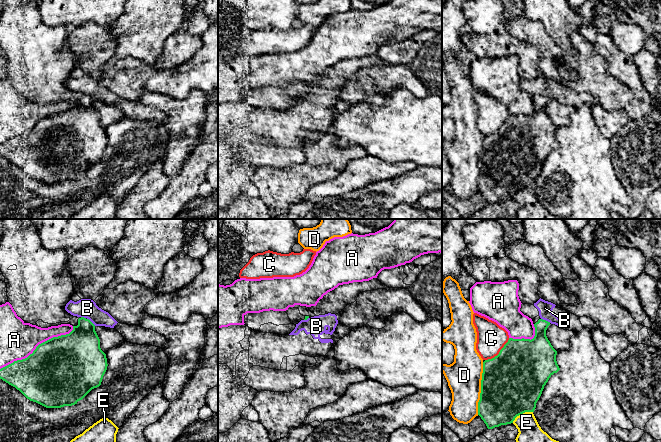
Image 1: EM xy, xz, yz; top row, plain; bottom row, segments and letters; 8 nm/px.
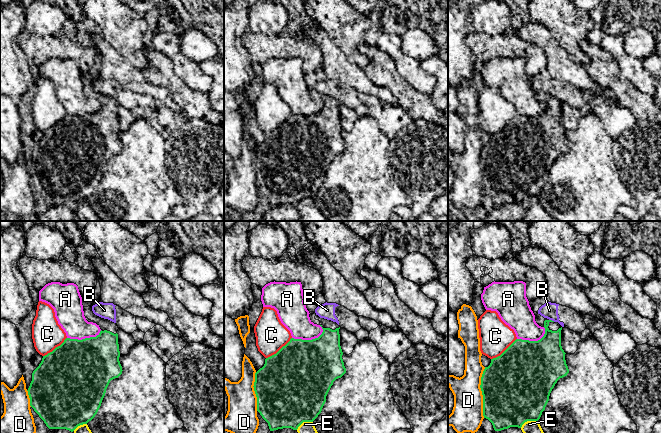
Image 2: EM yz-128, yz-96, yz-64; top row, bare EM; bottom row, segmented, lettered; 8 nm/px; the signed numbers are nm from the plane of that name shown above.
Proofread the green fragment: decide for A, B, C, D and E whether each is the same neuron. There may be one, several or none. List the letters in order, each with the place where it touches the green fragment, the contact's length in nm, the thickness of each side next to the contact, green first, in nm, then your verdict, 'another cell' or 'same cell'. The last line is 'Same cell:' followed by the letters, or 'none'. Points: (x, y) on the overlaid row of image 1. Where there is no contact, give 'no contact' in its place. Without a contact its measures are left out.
A: xy (37, 346) | 700 nm | 500/300 nm | another cell
B: yz (545, 320) | 90 nm | 220/120 nm | another cell
C: yz (499, 352) | 260 nm | 480/240 nm | another cell
D: yz (481, 388) | 420 nm | 480/280 nm | another cell
E: yz (521, 413) | 190 nm | 480/180 nm | another cell
Same cell: none

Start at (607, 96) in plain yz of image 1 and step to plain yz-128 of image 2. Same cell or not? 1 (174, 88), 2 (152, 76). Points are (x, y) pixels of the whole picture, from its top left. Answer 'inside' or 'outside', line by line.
1: inside
2: inside

